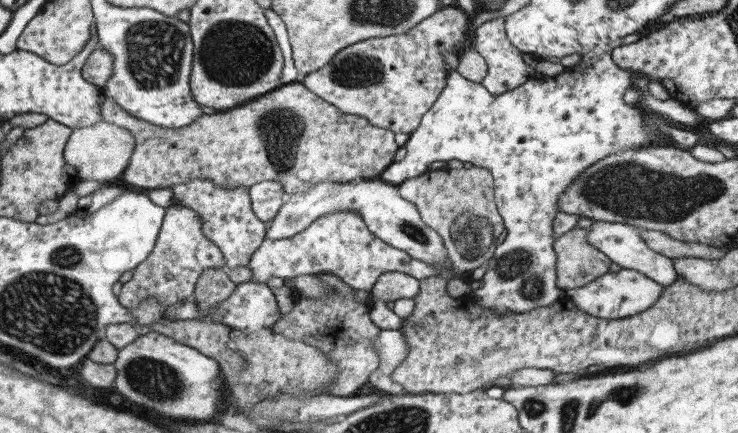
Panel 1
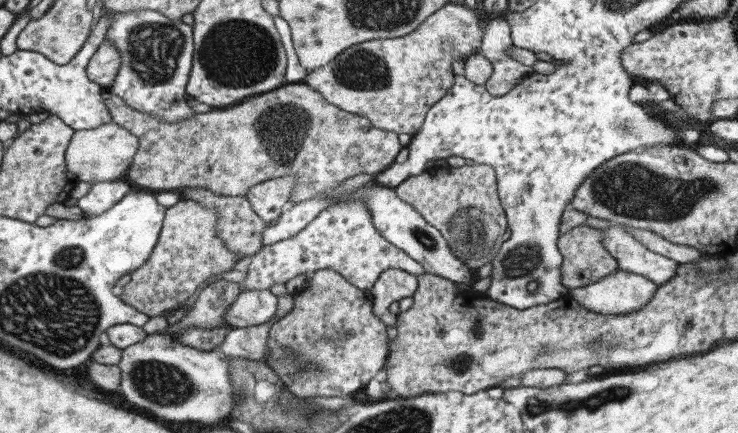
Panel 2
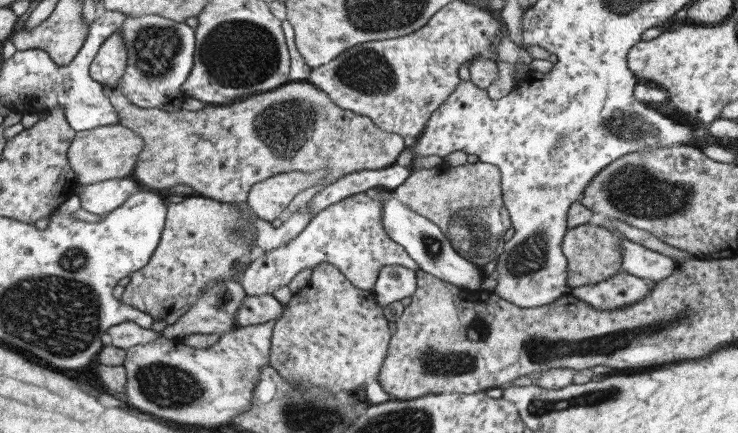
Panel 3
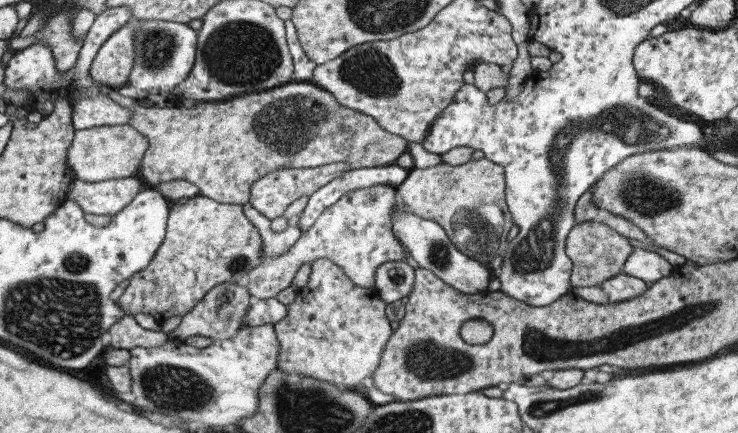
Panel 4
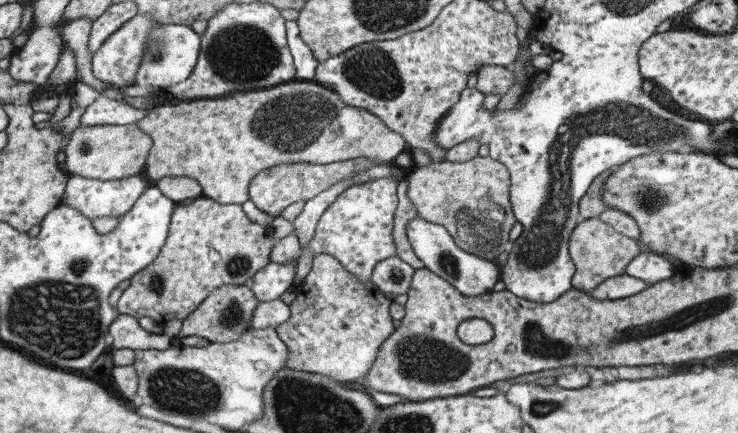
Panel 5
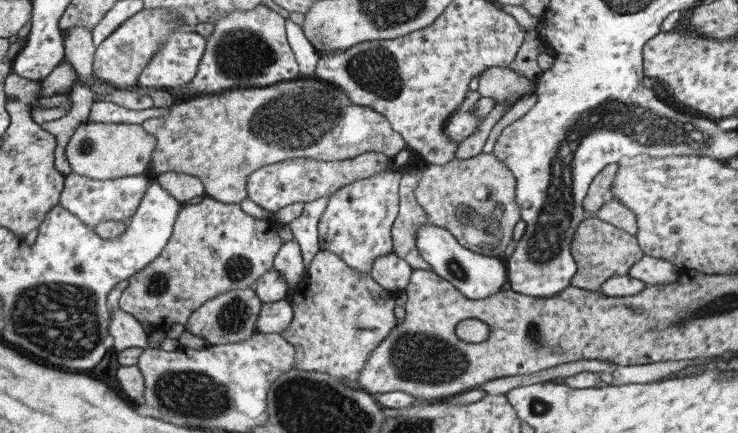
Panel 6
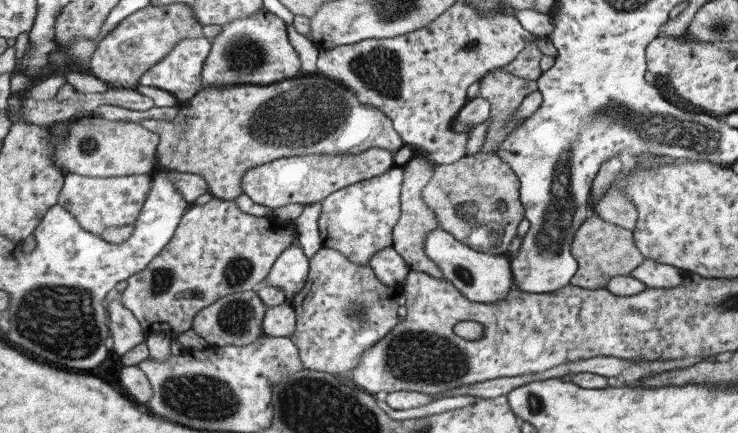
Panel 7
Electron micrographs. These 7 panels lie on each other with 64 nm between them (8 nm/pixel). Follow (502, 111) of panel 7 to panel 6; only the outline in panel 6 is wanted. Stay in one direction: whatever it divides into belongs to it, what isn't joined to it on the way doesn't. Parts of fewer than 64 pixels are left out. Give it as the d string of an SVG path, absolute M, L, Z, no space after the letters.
M489 67L478 76L479 85L476 92L481 97L491 97L495 104L503 100L507 106L512 106L520 96L533 91L533 82L524 76L519 76L507 67Z

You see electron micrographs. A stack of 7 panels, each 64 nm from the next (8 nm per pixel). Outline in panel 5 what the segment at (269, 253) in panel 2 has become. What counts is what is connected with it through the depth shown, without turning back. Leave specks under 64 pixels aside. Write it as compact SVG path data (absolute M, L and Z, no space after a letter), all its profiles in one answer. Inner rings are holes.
M377 178L341 190L318 218L315 233L307 243L311 256L329 254L359 282L369 282L373 266L397 254L391 234L397 183L393 178ZM297 253L295 262L276 263L269 261L264 267L257 270L257 273L253 274L248 287L257 302L279 299L279 296L293 285L299 256L300 253Z

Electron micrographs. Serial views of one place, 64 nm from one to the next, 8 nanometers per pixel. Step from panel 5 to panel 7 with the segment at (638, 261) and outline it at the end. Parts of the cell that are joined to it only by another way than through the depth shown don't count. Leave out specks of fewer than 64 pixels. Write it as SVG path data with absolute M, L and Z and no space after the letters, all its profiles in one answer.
M644 258L643 262L631 270L628 275L642 282L646 287L669 289L681 283L685 271Z

